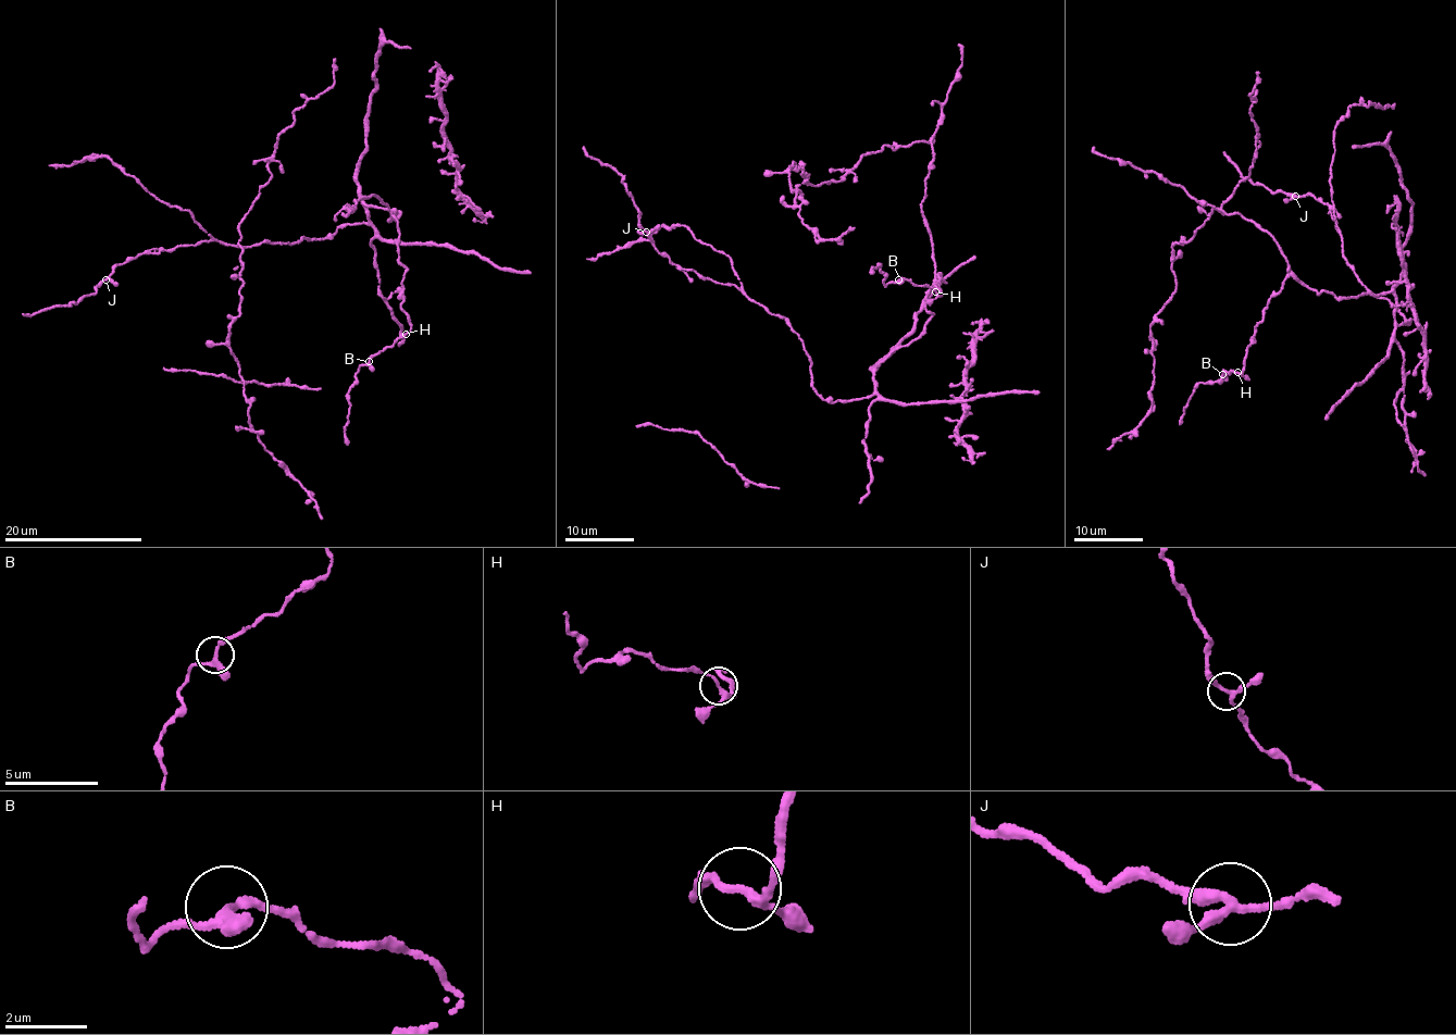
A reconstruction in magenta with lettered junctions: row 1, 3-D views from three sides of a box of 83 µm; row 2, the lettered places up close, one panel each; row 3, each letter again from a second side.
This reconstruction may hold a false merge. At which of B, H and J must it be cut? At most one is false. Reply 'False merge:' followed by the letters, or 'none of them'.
False merge: none of them

